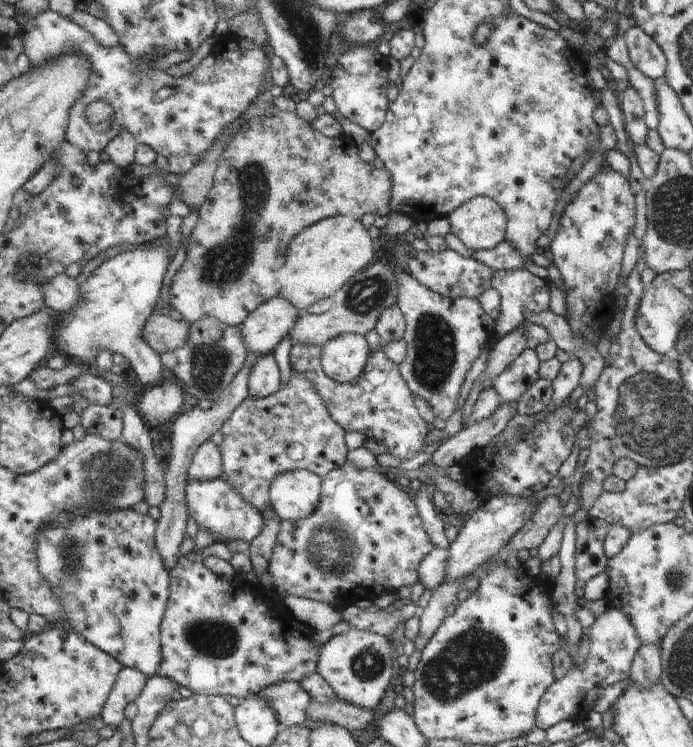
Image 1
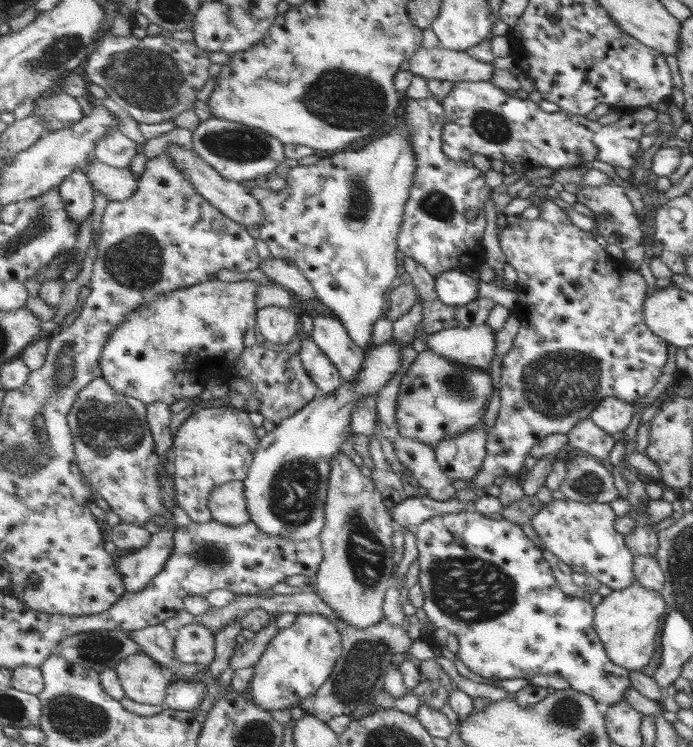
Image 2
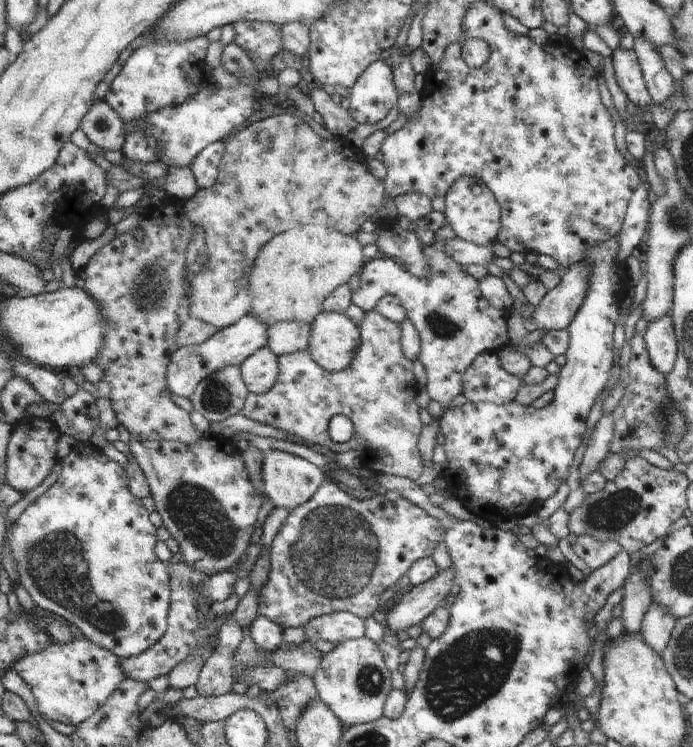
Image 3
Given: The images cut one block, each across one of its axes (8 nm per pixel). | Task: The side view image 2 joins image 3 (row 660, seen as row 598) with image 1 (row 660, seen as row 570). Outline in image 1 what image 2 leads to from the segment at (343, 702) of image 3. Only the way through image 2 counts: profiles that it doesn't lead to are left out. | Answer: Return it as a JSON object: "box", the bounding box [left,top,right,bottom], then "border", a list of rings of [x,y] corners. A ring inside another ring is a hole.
{"box":[319,628,397,712],"border":[[[351,628],[347,634],[331,636],[331,640],[323,644],[319,650],[319,674],[331,684],[341,702],[373,712],[385,698],[389,682],[397,676],[395,644],[385,636]]]}

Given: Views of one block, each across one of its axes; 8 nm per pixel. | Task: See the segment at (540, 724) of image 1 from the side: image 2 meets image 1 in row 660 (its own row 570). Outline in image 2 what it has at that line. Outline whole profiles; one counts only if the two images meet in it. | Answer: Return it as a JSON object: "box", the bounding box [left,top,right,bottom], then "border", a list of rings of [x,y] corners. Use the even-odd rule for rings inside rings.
{"box":[531,500,635,590],"border":[[[551,500],[549,504],[541,504],[539,512],[531,518],[531,528],[539,536],[545,550],[555,554],[567,566],[579,566],[589,572],[589,578],[595,578],[599,584],[607,588],[625,590],[635,582],[633,578],[633,554],[627,550],[623,534],[613,530],[615,514],[609,504],[601,502],[575,502],[575,500]]]}

